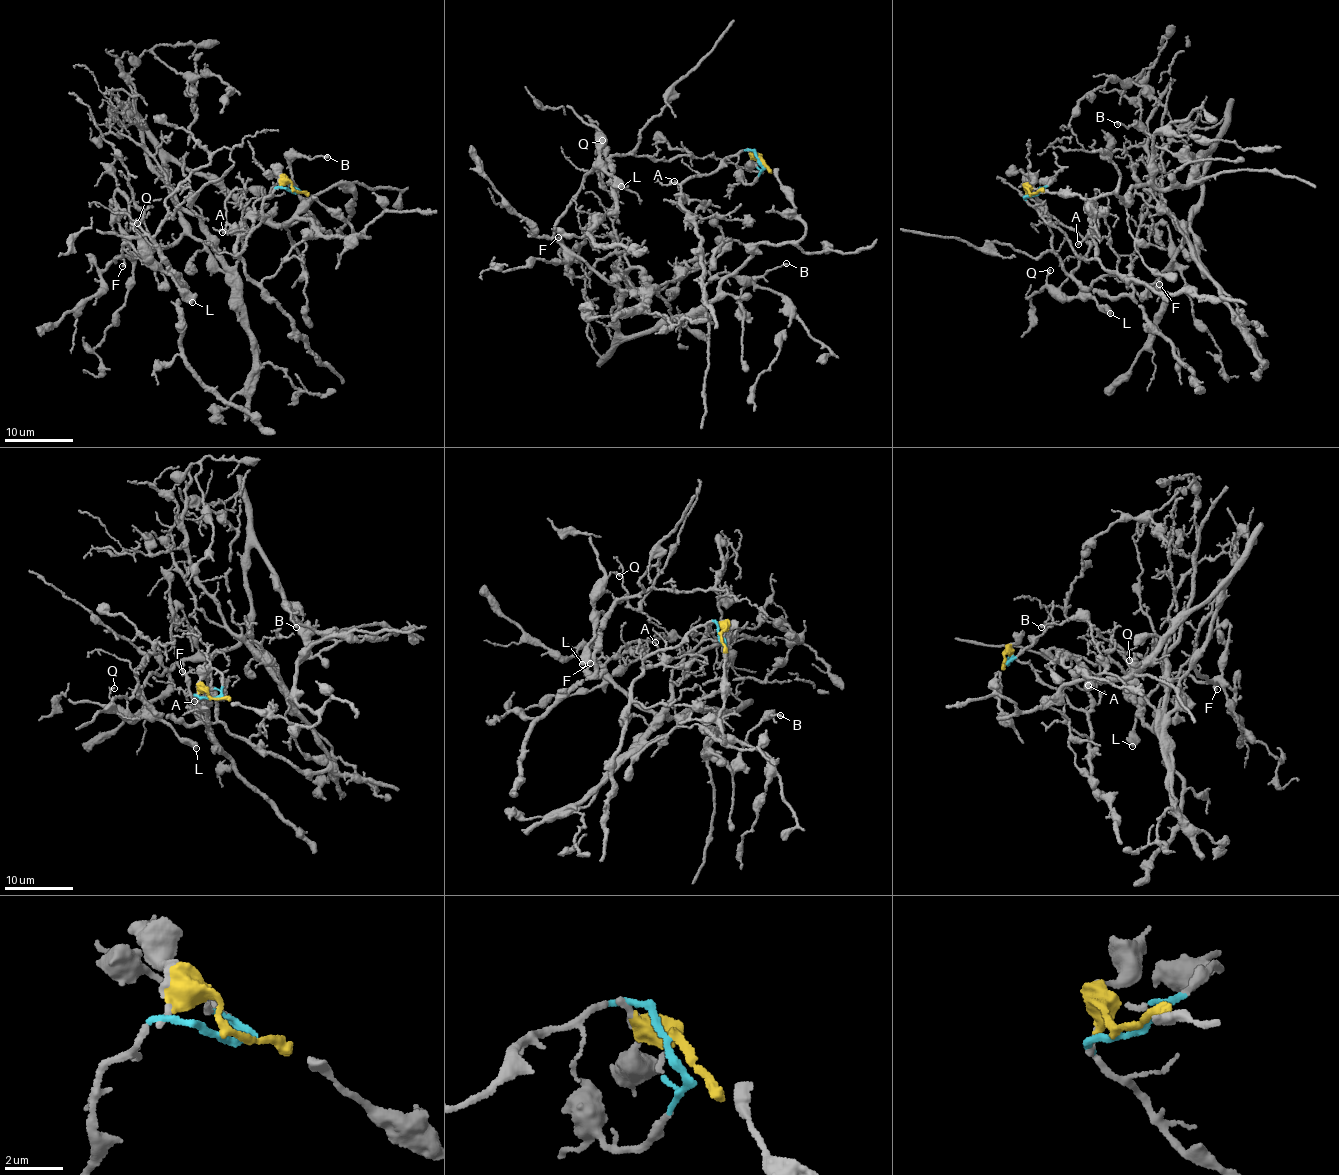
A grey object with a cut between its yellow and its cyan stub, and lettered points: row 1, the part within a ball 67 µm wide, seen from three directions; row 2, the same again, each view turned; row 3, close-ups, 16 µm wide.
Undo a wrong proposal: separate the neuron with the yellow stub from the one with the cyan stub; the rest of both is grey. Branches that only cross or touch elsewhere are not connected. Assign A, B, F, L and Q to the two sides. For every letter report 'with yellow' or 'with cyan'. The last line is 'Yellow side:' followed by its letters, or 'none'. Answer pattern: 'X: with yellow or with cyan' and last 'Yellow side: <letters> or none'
A: with cyan
B: with yellow
F: with yellow
L: with yellow
Q: with yellow
Yellow side: B, F, L, Q

